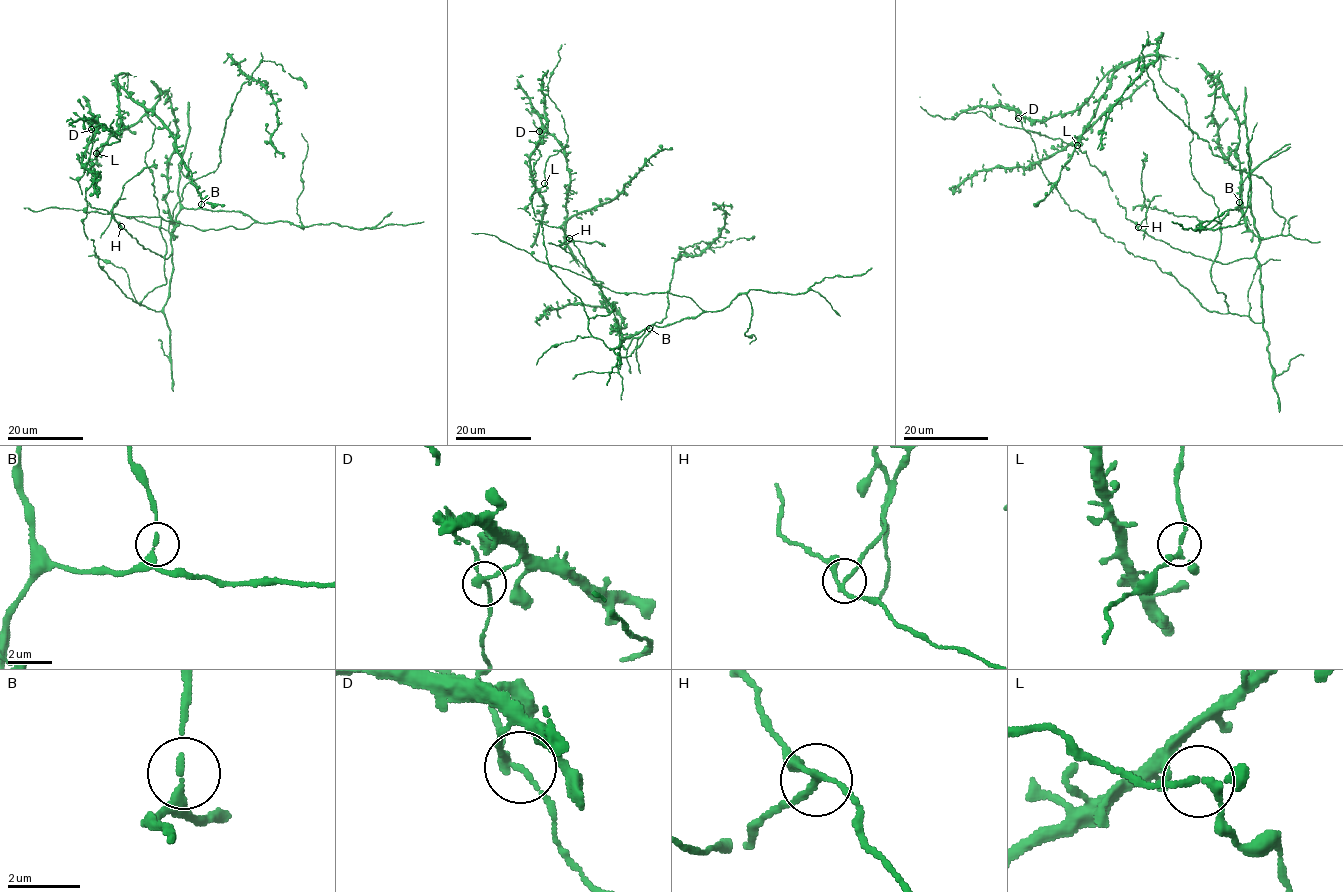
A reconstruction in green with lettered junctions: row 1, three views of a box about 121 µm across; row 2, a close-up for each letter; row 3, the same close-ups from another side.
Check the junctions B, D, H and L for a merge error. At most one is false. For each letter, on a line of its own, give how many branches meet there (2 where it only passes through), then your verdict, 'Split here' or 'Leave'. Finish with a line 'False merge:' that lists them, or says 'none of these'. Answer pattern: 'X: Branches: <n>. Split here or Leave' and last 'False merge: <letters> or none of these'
B: Branches: 3. Leave
D: Branches: 3. Leave
H: Branches: 3. Split here
L: Branches: 3. Leave
False merge: H

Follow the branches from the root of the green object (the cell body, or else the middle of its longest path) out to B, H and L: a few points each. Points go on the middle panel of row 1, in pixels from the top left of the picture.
B: (603, 299), (608, 311), (614, 308), (611, 307), (619, 331), (618, 345), (649, 328)
H: (603, 299), (608, 311), (612, 311), (614, 308), (592, 280), (583, 257), (569, 238)
L: (603, 299), (608, 311), (612, 311), (563, 229), (535, 220), (525, 210), (544, 183)

